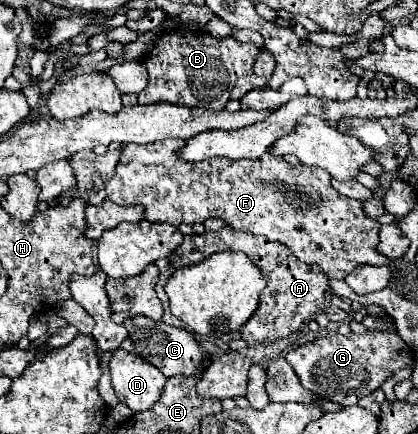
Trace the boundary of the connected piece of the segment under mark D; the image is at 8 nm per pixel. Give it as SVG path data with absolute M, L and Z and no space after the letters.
M115 351L109 361L111 385L121 403L125 403L133 413L147 411L161 397L165 387L165 375L147 363L145 359Z

